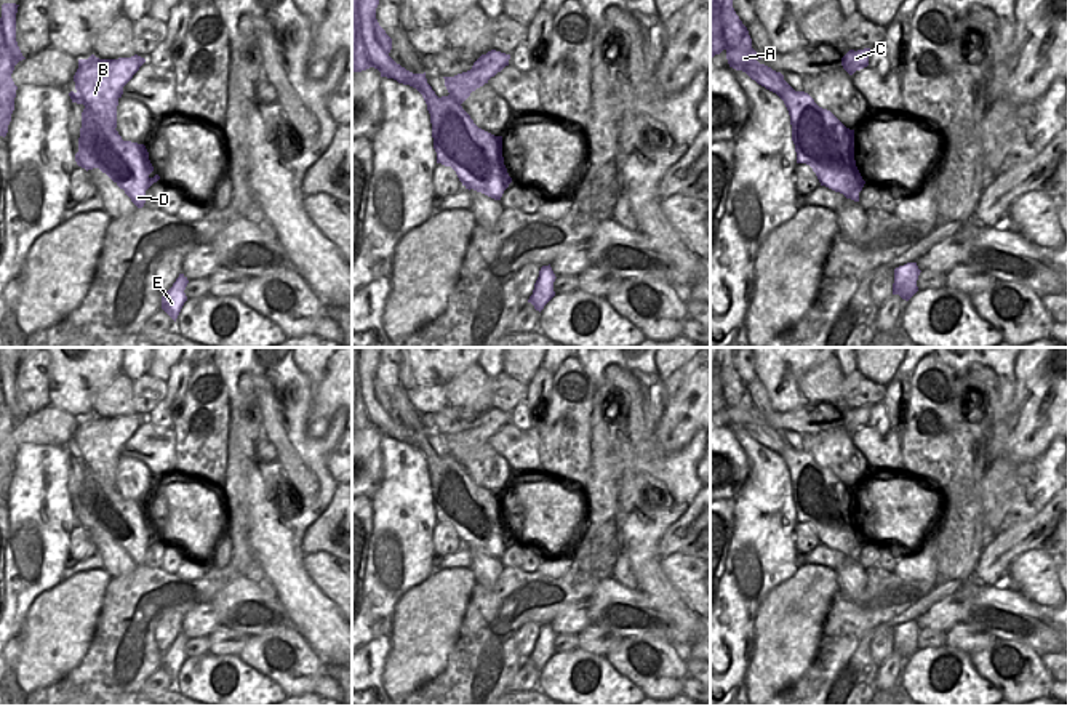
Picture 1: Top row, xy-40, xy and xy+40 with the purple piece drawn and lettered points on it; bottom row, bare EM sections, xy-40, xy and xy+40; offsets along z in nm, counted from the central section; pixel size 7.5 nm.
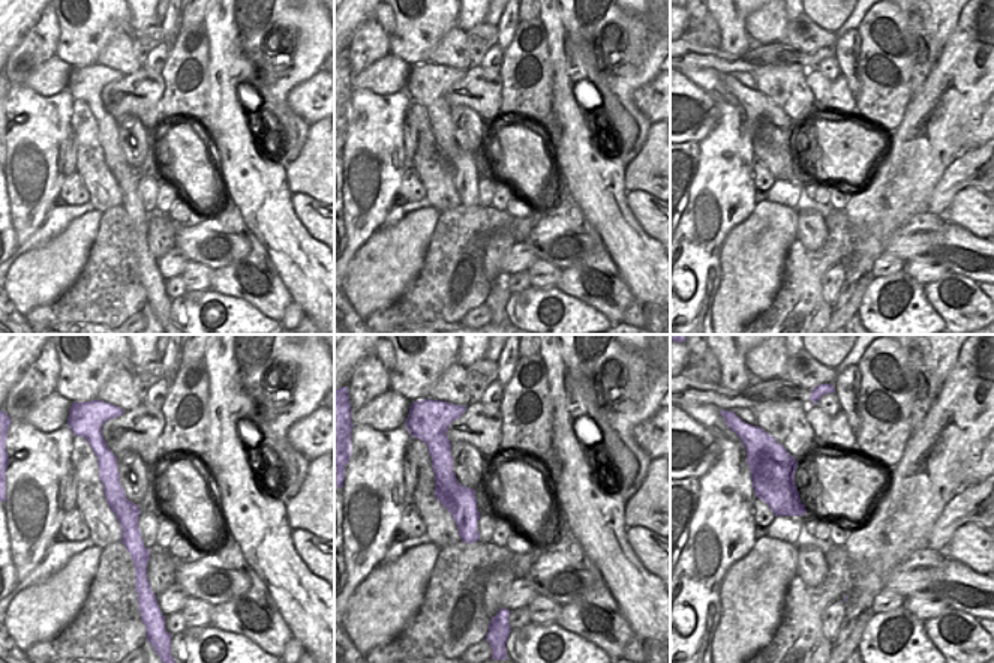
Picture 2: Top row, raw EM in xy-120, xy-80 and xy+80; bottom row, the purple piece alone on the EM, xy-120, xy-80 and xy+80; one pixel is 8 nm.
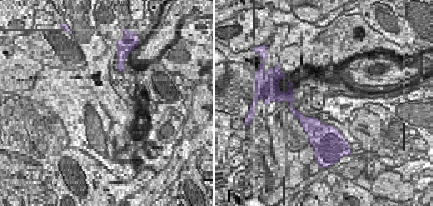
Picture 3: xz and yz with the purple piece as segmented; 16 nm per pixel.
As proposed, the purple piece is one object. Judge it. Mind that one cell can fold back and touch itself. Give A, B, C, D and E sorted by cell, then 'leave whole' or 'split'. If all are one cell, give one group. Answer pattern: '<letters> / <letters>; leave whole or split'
A / B C D E; split

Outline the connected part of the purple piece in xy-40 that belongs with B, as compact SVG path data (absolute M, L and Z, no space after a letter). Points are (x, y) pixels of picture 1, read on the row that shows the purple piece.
M91 54L88 59L78 59L75 90L85 109L91 110L102 126L117 128L117 106L123 86L144 62L146 59L138 54L118 59L99 59Z

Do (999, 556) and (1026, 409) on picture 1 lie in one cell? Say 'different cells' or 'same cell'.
different cells

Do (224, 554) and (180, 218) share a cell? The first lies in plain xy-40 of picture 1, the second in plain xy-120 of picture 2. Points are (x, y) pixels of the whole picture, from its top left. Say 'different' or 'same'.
same

